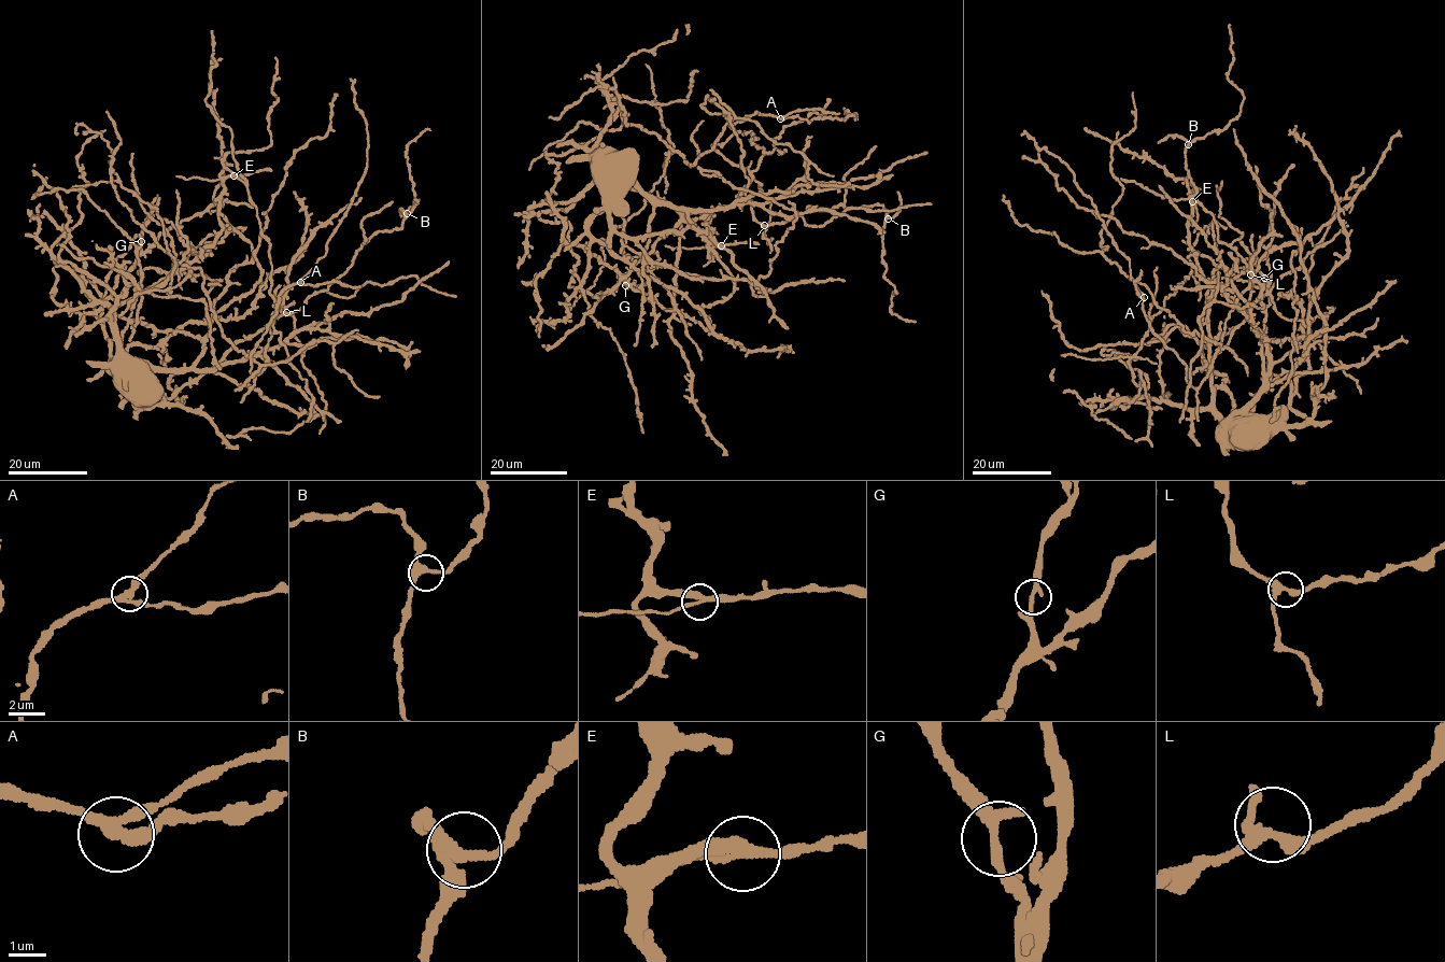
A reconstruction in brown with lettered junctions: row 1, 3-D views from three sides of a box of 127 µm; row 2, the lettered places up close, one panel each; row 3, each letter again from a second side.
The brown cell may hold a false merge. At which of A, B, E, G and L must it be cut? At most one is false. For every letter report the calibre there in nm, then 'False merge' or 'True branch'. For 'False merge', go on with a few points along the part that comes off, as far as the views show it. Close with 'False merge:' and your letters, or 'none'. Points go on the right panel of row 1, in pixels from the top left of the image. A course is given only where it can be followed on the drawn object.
A: Thickness 280 nm. True branch
B: Thickness 280 nm. True branch
E: Thickness 200 nm. False merge. Course of the part to remove: (1193, 201), (1198, 216), (1193, 232)
G: Thickness 220 nm. True branch
L: Thickness 280 nm. True branch
False merge: E

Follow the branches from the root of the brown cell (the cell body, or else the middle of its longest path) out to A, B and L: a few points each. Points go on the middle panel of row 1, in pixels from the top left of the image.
A: (601, 164), (593, 146), (611, 104), (598, 76), (653, 101), (663, 142), (691, 165), (727, 118), (781, 119)
B: (601, 164), (598, 76), (653, 101), (686, 165), (727, 115), (764, 225), (810, 206), (888, 218)
L: (601, 164), (593, 146), (611, 104), (597, 76), (653, 101), (663, 142), (686, 165), (727, 115), (764, 225)

